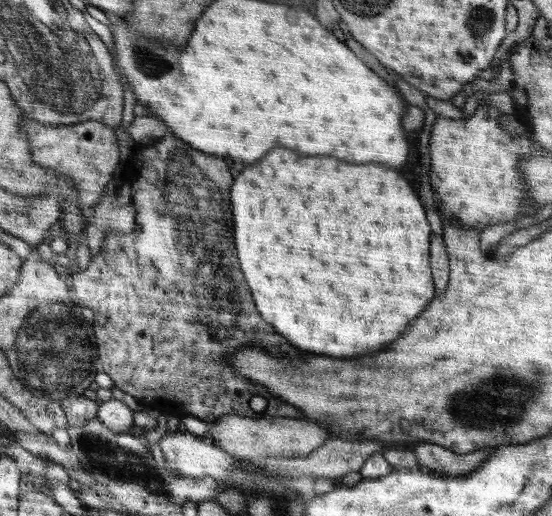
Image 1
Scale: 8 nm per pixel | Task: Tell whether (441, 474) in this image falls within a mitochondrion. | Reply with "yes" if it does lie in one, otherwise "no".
no

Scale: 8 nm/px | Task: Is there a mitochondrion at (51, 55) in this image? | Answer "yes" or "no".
yes

